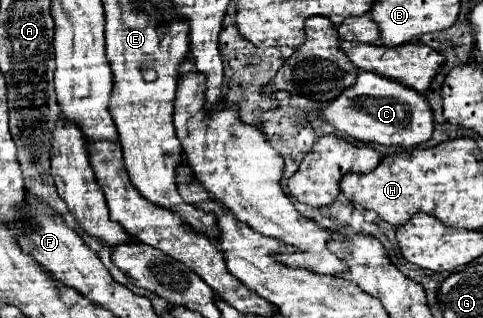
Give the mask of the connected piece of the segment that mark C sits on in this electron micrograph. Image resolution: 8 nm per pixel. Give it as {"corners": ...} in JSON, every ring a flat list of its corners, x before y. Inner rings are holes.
{"corners":[[360,72,356,84,346,88,336,100,328,102,320,114,336,128,338,134,358,142,376,142,384,146,418,146,428,142,434,132,434,114,428,100,420,92,396,80,386,80,374,72]]}

